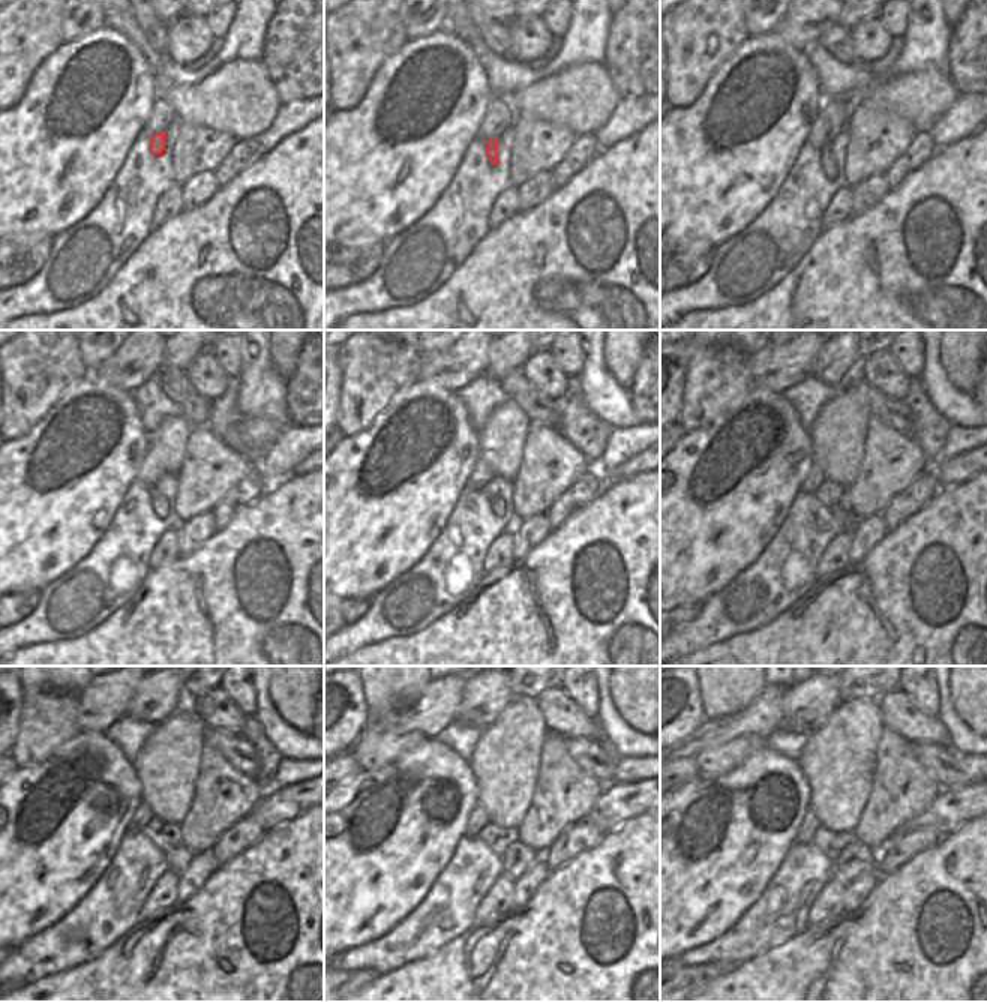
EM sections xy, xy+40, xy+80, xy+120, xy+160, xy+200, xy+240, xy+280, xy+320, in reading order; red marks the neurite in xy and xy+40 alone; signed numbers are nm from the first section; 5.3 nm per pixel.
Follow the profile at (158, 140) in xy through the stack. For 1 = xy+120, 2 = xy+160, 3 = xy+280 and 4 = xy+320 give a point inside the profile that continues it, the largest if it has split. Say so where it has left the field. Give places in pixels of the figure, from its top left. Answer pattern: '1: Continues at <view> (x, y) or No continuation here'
1: Continues at xy+120 (159, 503)
2: Continues at xy+160 (497, 504)
3: Continues at xy+280 (516, 860)
4: Continues at xy+320 (857, 858).

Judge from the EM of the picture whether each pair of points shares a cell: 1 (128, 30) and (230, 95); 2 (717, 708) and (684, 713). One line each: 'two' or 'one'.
1: one
2: two

